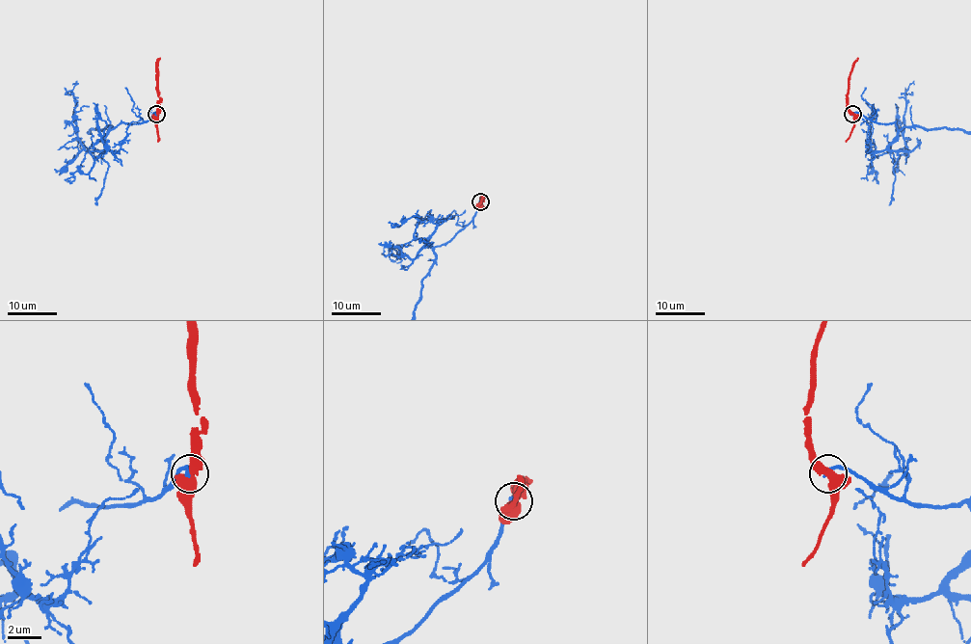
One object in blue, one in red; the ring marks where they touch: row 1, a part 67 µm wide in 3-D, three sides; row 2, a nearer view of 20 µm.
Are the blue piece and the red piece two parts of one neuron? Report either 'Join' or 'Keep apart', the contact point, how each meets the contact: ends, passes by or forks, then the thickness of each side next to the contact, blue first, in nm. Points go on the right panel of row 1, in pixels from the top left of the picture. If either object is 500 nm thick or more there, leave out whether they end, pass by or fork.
Keep apart. Place: (852, 114). Thickness 280 nm (blue) against 550 nm

